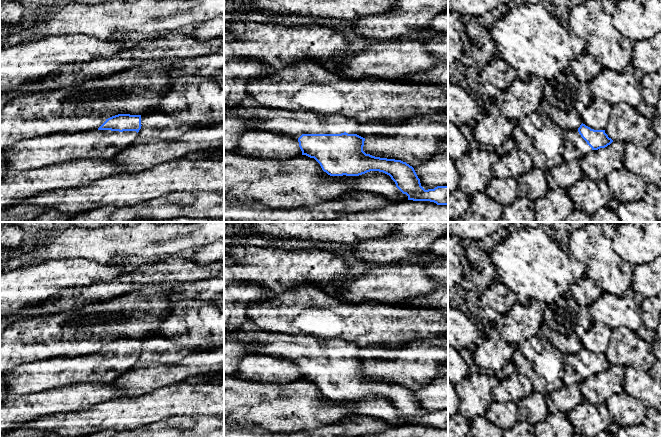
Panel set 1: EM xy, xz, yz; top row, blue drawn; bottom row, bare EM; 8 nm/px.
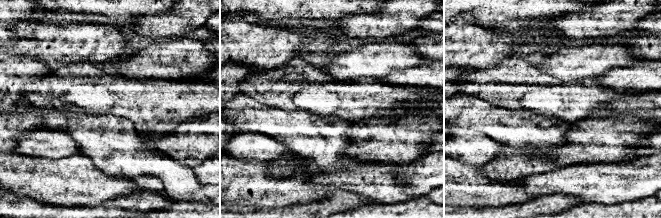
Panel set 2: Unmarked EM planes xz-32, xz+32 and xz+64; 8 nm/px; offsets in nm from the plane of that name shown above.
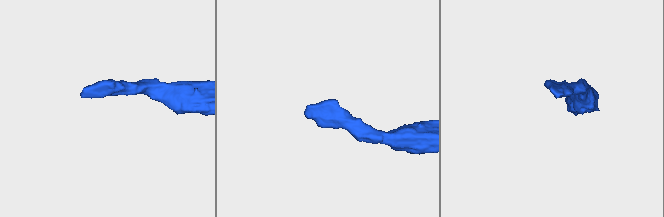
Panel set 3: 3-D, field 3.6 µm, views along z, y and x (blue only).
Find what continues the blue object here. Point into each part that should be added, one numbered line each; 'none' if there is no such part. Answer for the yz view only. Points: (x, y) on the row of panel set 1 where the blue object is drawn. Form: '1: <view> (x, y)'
1: yz (575, 147)

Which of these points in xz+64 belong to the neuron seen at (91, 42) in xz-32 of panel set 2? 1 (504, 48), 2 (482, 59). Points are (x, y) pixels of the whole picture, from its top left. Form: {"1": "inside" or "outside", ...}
{"1": "inside", "2": "inside"}

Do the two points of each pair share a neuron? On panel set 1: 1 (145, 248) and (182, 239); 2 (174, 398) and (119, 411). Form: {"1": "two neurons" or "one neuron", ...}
{"1": "one neuron", "2": "one neuron"}

